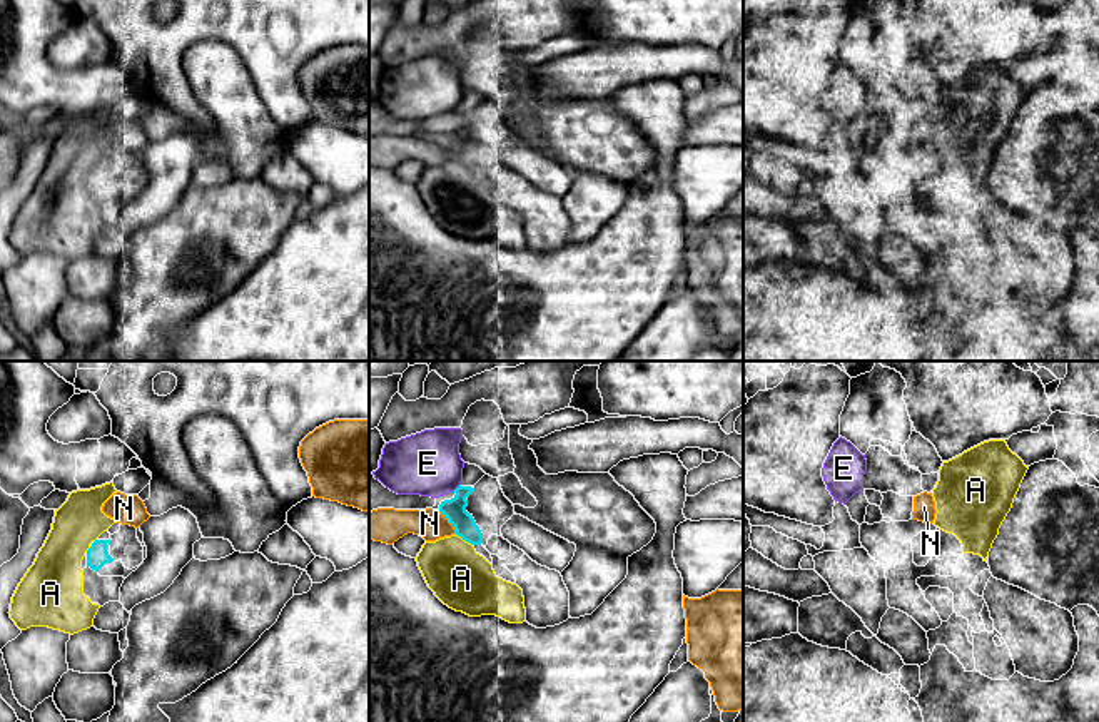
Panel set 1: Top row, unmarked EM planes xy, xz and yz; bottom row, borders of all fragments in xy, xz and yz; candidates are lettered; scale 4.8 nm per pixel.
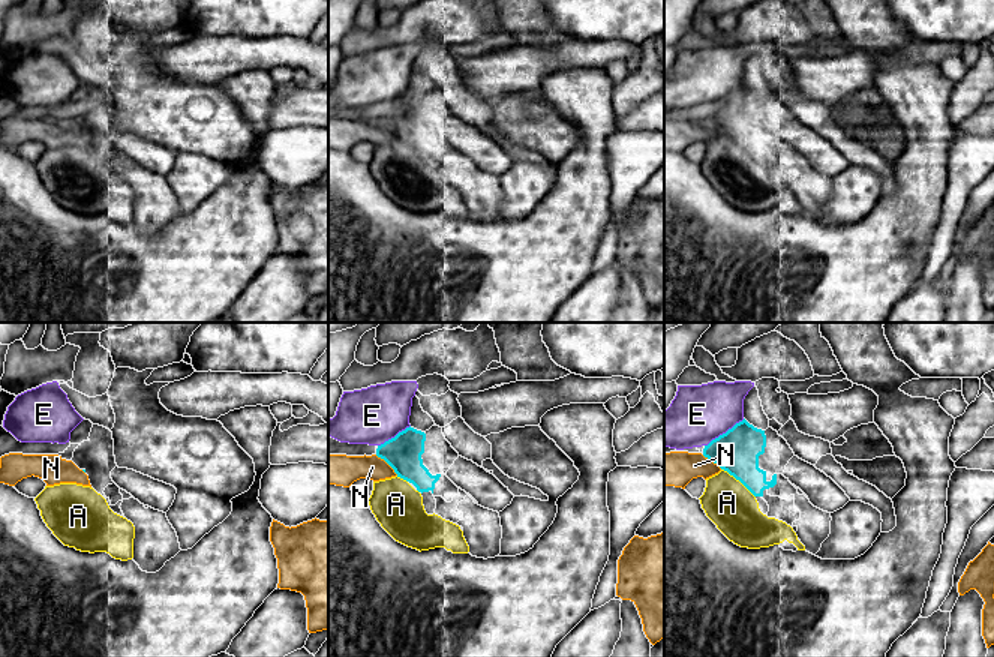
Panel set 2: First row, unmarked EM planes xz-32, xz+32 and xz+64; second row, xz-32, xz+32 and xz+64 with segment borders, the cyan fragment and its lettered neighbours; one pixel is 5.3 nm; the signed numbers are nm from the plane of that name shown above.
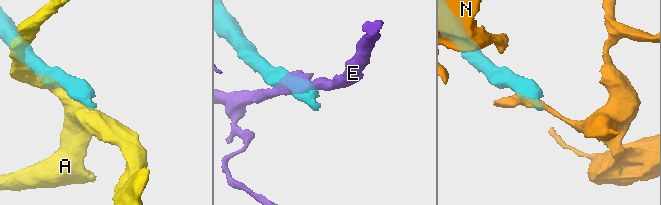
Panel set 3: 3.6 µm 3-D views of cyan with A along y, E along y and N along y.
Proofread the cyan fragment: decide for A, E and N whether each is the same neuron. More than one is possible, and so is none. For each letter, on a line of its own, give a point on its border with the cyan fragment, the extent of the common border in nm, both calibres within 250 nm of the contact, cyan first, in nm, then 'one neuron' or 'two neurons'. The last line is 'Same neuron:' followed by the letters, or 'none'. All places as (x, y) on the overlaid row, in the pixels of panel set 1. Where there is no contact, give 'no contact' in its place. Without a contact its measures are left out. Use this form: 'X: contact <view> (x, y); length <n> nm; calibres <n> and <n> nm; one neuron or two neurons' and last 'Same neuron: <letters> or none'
A: contact xz (465, 540); length 100 nm; calibres 110 and 300 nm; two neurons
E: contact xz (456, 488); length 60 nm; calibres 110 and 320 nm; two neurons
N: contact xz (450, 522); length 150 nm; calibres 110 and 150 nm; two neurons
Same neuron: none

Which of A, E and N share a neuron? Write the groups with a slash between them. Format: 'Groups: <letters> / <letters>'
Groups: A / E / N

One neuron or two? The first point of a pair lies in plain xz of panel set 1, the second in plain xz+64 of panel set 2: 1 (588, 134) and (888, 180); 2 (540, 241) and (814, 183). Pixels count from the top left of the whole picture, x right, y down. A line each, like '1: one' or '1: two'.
1: two
2: one

